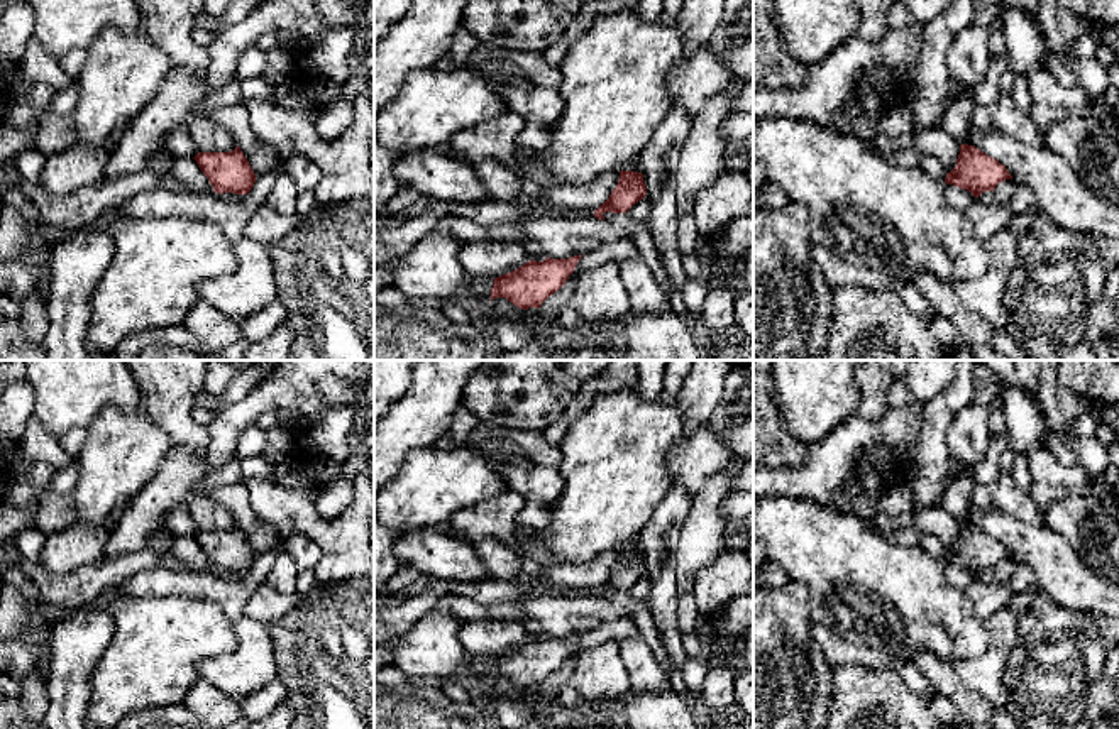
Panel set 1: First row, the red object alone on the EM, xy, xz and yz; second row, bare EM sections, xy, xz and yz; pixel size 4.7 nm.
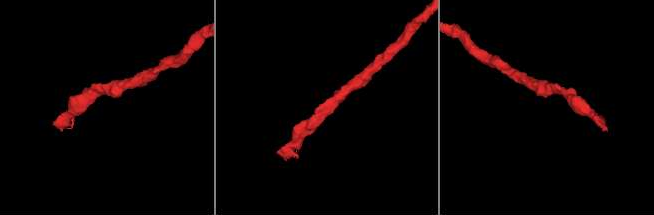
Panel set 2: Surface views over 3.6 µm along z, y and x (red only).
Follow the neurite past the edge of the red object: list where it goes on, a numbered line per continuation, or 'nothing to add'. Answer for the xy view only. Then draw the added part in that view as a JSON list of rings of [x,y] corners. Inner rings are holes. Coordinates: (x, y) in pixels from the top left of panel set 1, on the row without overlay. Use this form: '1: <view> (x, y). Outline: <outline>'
nothing to add

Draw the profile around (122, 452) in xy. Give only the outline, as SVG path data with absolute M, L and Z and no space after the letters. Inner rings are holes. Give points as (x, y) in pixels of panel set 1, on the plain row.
M105 408L88 428L86 441L76 457L78 479L71 492L78 511L76 523L103 524L113 518L156 475L171 447L168 433L144 408L134 413Z

